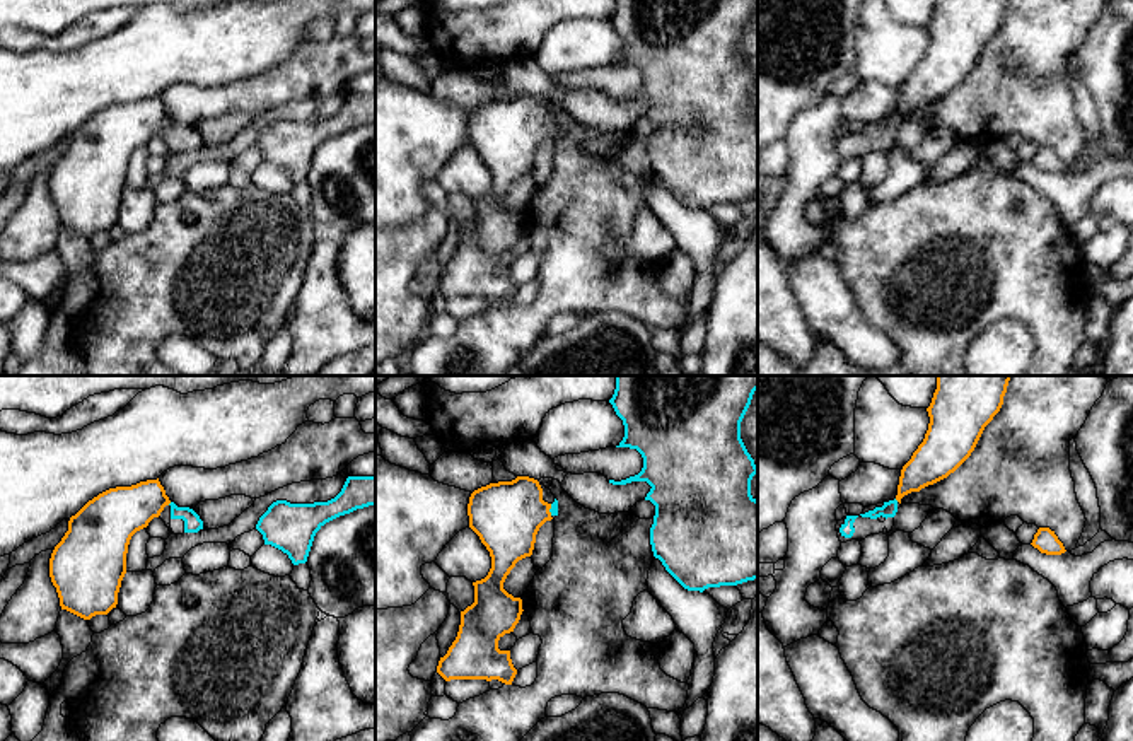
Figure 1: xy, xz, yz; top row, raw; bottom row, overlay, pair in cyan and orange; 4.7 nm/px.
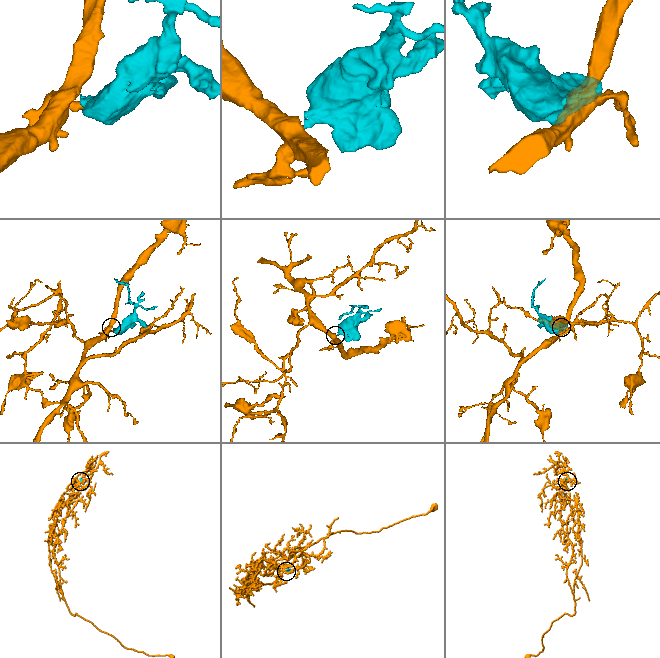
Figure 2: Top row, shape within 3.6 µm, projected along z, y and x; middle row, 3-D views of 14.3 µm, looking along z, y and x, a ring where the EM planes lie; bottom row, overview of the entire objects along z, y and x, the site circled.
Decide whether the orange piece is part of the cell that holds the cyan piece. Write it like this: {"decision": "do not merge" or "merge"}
{"decision": "merge"}

